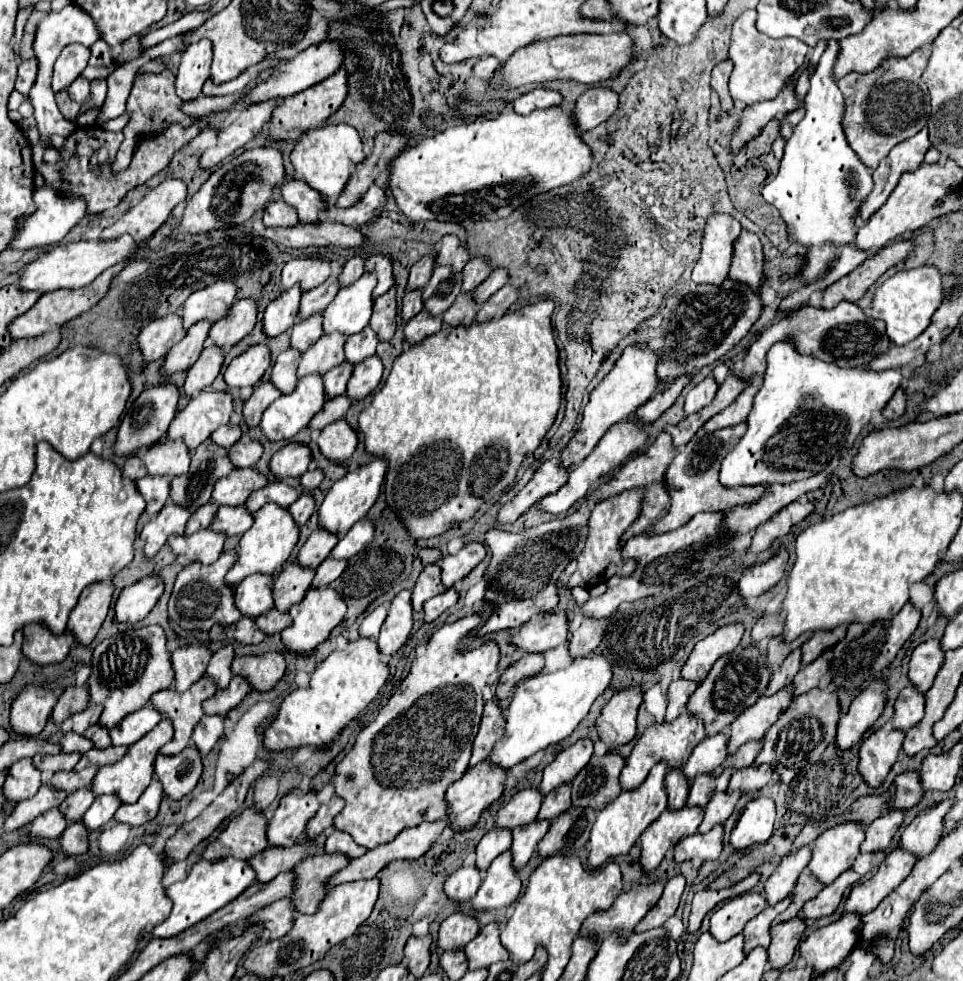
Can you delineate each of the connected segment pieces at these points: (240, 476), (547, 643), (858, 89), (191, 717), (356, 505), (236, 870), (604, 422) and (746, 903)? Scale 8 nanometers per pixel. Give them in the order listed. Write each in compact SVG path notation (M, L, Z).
M233 468L231 474L217 480L213 488L213 500L227 506L241 506L247 502L253 490L267 484L267 478L257 468Z
M561 612L543 614L537 620L531 618L519 628L519 632L517 630L509 632L509 644L525 652L545 652L565 644L567 638L569 638L567 618Z
M917 50L907 58L883 62L883 70L875 70L875 74L847 74L839 80L845 98L843 128L847 142L869 170L879 166L895 144L915 136L927 124L927 110L931 108L927 106L927 86L921 80L927 58L923 50Z
M205 674L185 692L167 688L167 690L159 690L159 694L151 696L151 704L175 728L173 740L161 748L163 754L177 754L189 744L193 728L199 722L199 718L203 716L201 704L207 698L211 698L215 694L215 690L217 690L217 686L215 686L213 678Z
M377 458L377 460L371 460L365 466L359 466L351 472L347 472L341 480L337 480L331 486L331 490L327 492L327 496L325 496L325 500L319 508L319 526L323 526L325 530L335 532L339 536L347 534L347 530L355 522L365 518L367 512L371 510L371 506L375 504L375 500L379 496L379 490L381 490L381 484L383 484L383 478L385 478L385 470L387 470L385 460Z
M221 858L215 862L199 860L197 864L193 864L193 868L189 870L185 880L175 882L165 888L167 898L171 898L171 902L173 902L173 910L165 922L153 926L153 930L151 930L153 938L171 938L175 934L181 934L189 926L201 922L209 914L213 914L215 910L223 908L227 902L235 900L253 882L255 882L255 874L247 866L245 860L235 860L235 858Z
M633 344L623 350L613 370L605 376L605 380L597 388L593 388L591 398L583 410L583 420L579 430L569 440L569 444L561 450L561 468L571 468L579 464L591 452L591 446L595 446L595 442L599 442L599 438L603 438L603 434L613 424L627 420L635 412L635 408L639 408L643 402L651 398L651 394L657 390L655 366L657 366L655 352L643 348L641 344Z
M759 892L735 896L715 908L709 924L709 934L717 942L727 942L729 938L737 936L743 930L743 926L765 908L767 902L763 902L763 894Z

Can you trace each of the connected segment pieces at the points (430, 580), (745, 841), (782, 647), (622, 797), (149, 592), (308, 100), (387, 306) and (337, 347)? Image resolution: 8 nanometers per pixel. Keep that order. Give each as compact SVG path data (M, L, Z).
M429 564L429 566L419 574L417 584L415 584L415 588L413 588L413 596L411 596L413 612L419 612L421 606L423 606L429 598L433 598L433 596L437 596L437 594L441 594L441 592L445 592L445 590L443 590L443 584L439 582L439 566Z
M767 796L753 798L743 808L743 814L739 816L731 832L733 848L745 850L753 844L769 840L769 836L773 834L773 822L775 822L775 802Z
M803 634L799 640L791 642L791 644L787 644L787 642L783 640L783 636L771 638L771 640L769 640L769 646L767 646L767 664L771 666L771 670L773 670L775 666L779 666L779 662L783 662L783 658L787 658L787 654L789 654L791 650L795 650L797 646L801 646L809 636L811 636L811 634Z
M657 762L655 768L651 768L645 782L635 790L621 790L621 794L609 802L597 816L593 830L591 830L591 852L589 852L589 866L597 868L605 864L607 860L627 854L629 848L637 842L637 838L643 834L643 830L659 818L659 814L667 808L667 792L665 792L665 776L667 776L667 762Z
M145 576L133 586L125 588L117 600L115 612L119 622L143 620L163 594L163 582L159 576Z
M337 70L327 80L277 104L271 114L271 120L269 120L269 138L277 140L277 142L279 140L297 140L303 132L325 124L325 118L331 116L339 108L339 102L343 102L345 96L347 96L347 78L345 78L343 70Z
M391 286L383 296L375 300L373 316L371 316L371 328L379 334L379 340L389 340L395 334L395 318L397 318L397 300L395 300L397 286Z
M335 332L335 334L323 334L301 358L297 376L303 378L307 374L325 374L327 370L331 370L333 366L339 366L345 360L345 352L343 352L343 344L345 344L345 336Z

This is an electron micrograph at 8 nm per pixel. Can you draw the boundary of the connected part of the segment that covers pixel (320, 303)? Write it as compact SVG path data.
M329 276L321 286L313 288L313 290L307 290L301 298L301 310L299 310L299 316L301 318L307 318L315 312L323 312L329 302L335 298L335 294L339 292L339 280L335 276Z

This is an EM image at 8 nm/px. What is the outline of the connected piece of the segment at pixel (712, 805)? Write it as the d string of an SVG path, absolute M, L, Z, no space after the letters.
M739 790L713 794L713 798L705 806L705 818L699 826L699 832L707 832L707 830L711 830L711 826L723 824L731 816L731 812L733 812L739 798L741 798Z

